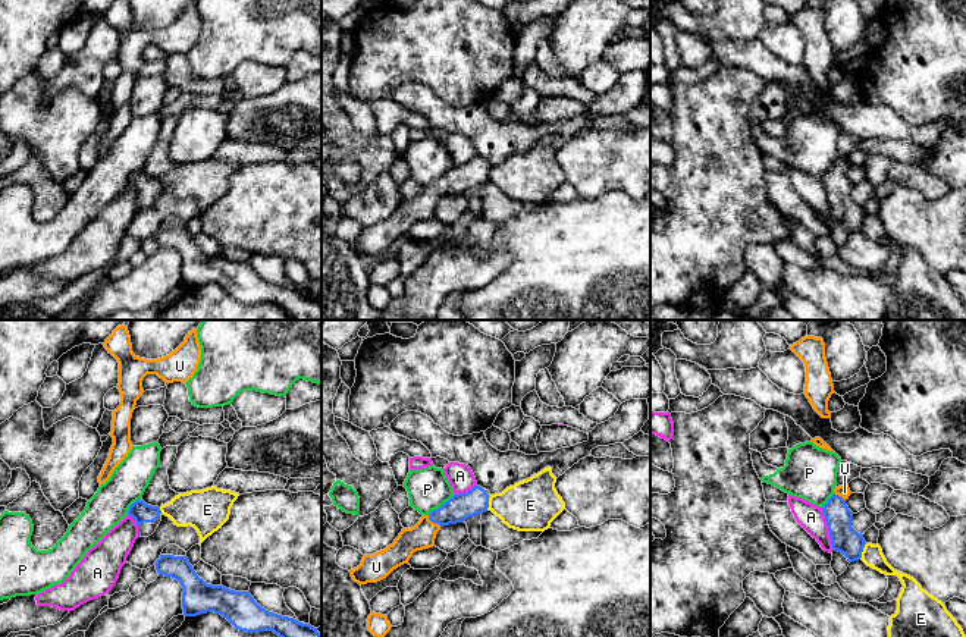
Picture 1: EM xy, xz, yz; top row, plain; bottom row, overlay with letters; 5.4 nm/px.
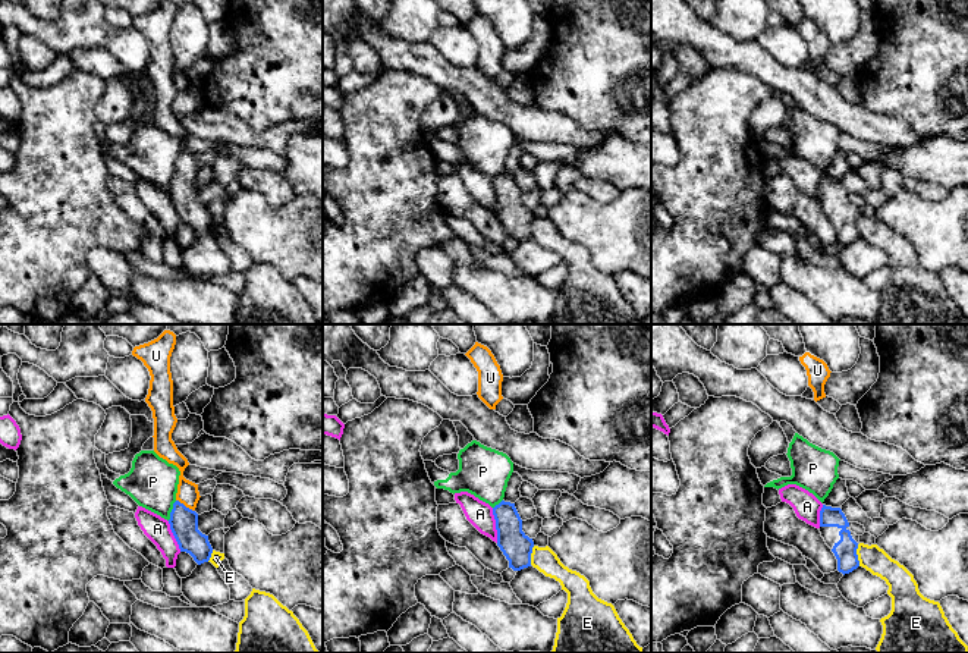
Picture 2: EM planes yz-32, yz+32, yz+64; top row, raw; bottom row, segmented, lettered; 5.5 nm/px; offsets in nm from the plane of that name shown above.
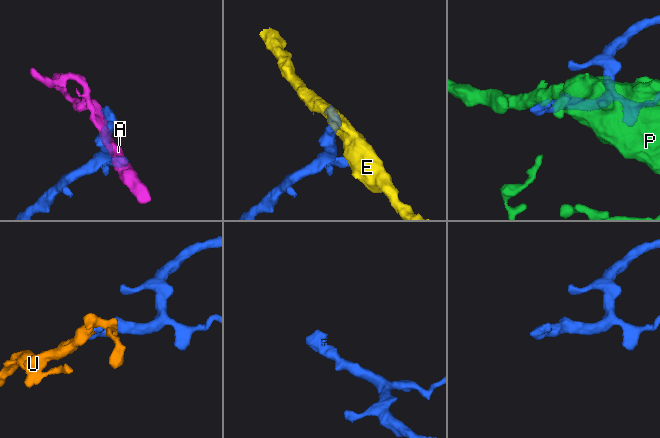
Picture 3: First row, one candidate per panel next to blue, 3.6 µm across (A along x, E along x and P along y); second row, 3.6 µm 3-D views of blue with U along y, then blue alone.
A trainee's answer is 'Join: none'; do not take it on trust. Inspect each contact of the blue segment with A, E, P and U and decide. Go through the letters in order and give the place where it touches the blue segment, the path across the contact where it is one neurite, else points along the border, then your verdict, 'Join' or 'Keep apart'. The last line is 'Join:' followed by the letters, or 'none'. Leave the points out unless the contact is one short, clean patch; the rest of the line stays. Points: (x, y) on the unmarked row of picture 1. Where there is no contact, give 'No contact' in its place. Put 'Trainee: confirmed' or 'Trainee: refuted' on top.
Trainee: refuted
A: Touches blue at yz (828, 200). Boundary: yz (821, 179), (833, 219). Keep apart
E: Touches blue at yz (862, 222). Keep apart
P: Touches blue at xz (442, 176). Boundary: xz (454, 165), (427, 185). Keep apart
U: Touches blue at xz (433, 193). Path across: xz (460, 178), (433, 193), (422, 207). Join
Join: U

